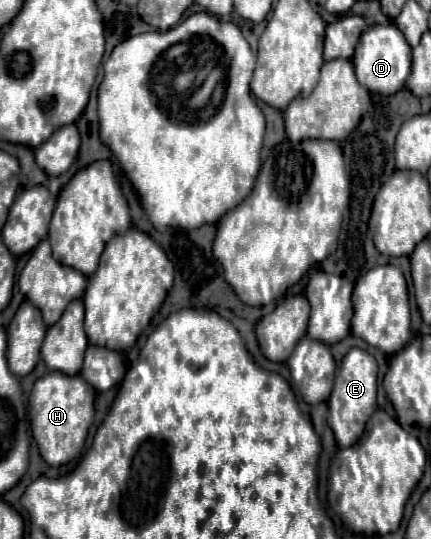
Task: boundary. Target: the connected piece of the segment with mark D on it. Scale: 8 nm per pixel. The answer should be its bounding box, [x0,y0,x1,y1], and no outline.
[353,24,411,94]

